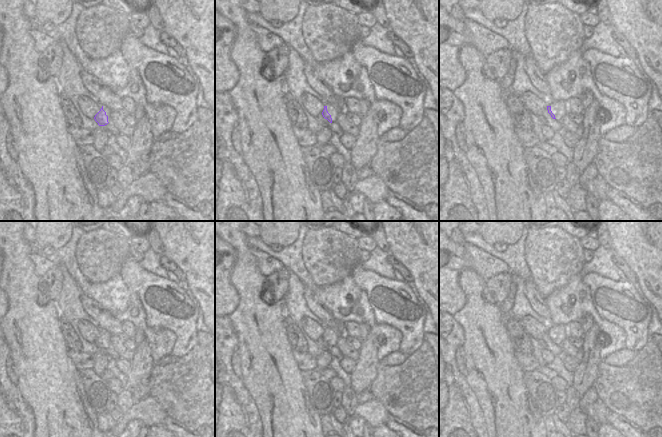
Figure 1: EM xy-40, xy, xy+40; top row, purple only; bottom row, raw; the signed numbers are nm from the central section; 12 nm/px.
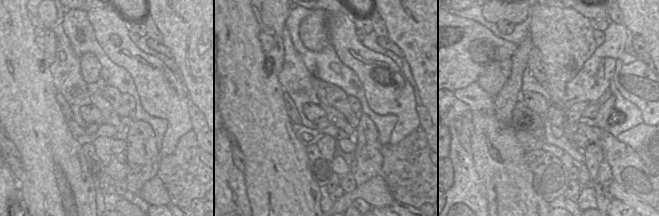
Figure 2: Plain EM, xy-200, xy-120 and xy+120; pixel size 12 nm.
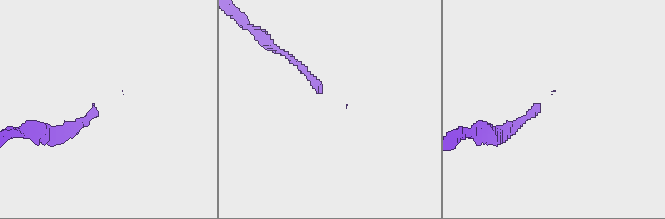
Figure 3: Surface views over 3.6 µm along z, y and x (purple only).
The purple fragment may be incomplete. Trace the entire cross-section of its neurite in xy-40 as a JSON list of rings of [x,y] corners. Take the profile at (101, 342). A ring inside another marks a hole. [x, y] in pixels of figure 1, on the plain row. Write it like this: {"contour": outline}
{"contour": [[[103,330],[100,333],[100,335],[95,339],[94,343],[99,350],[105,350],[109,347],[108,340],[106,339],[106,336],[103,334]]]}

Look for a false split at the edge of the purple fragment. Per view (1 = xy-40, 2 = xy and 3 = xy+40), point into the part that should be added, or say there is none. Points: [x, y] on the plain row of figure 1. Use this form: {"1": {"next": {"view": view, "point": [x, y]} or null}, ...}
{"1": {"next": null}, "2": {"next": null}, "3": {"next": null}}

